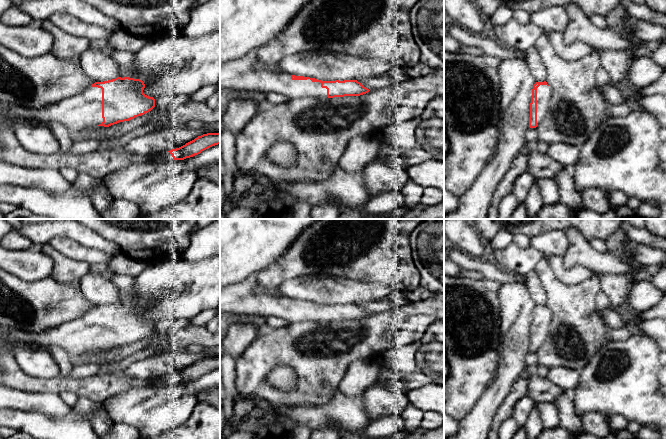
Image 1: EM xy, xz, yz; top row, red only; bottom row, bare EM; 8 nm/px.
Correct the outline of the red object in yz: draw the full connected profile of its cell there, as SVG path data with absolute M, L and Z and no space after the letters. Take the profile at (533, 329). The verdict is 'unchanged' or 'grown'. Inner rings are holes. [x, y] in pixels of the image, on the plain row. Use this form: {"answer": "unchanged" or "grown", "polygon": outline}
{"answer": "grown", "polygon": "M546 305L533 309L530 327L529 351L536 352L546 341L552 314Z"}

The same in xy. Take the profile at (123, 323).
{"answer": "grown", "polygon": "M117 301L104 306L95 306L79 318L39 333L29 333L0 326L0 339L4 339L7 343L28 346L30 343L35 343L46 349L56 346L63 349L70 357L81 356L96 350L109 351L144 339L155 331L155 323L145 319L144 312L145 308L140 303Z"}

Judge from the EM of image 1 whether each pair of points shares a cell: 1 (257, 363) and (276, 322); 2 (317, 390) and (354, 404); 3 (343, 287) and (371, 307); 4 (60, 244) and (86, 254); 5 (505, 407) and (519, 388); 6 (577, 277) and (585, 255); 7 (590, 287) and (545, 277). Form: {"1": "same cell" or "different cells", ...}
{"1": "different cells", "2": "different cells", "3": "different cells", "4": "same cell", "5": "same cell", "6": "different cells", "7": "same cell"}

